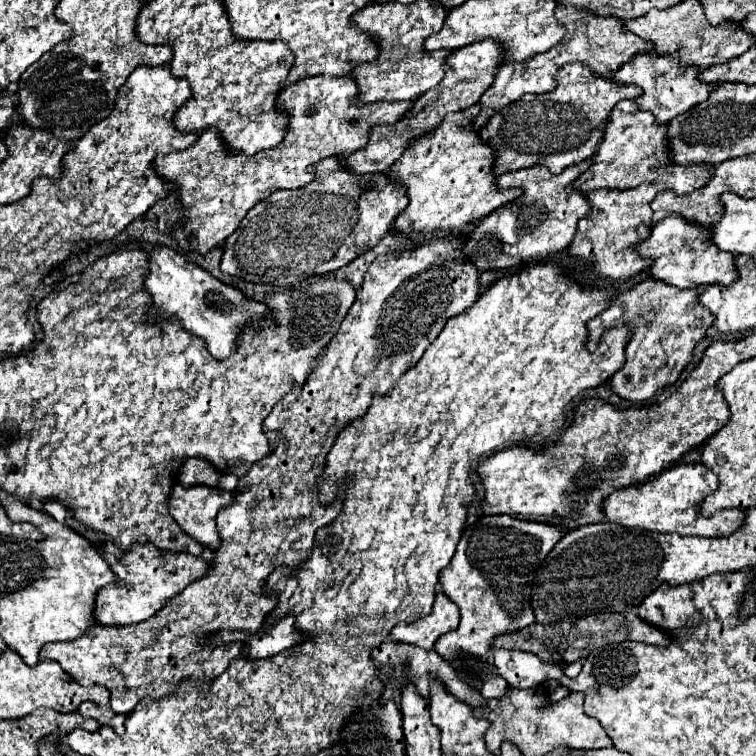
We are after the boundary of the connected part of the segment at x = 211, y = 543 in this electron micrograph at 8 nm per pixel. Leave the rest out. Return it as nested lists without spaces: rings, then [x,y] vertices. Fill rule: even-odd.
[[[174,483],[170,493],[168,509],[176,523],[204,547],[218,549],[220,537],[216,531],[216,513],[222,505],[232,501],[232,493],[214,487],[206,489],[206,485],[192,485],[182,487]]]

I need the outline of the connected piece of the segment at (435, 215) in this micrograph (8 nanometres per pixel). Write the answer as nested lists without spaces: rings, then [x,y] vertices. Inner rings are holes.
[[[472,105],[458,113],[448,113],[432,135],[416,139],[390,167],[392,179],[400,181],[408,189],[410,197],[410,205],[394,221],[394,229],[398,233],[432,235],[438,229],[460,231],[466,223],[482,219],[494,209],[522,195],[522,189],[504,189],[496,183],[494,163],[498,153],[482,141],[480,131],[466,129],[466,125],[470,125],[478,113],[478,105]]]

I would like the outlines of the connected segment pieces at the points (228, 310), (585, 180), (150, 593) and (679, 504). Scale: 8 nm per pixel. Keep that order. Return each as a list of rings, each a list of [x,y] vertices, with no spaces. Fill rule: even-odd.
[[[156,245],[150,253],[150,273],[144,281],[144,289],[152,295],[150,317],[178,317],[186,331],[206,341],[206,347],[212,357],[224,359],[234,349],[234,341],[240,333],[240,327],[250,321],[258,321],[266,313],[266,305],[250,301],[242,291],[224,285],[214,279],[202,267],[186,261],[174,249]]]
[[[622,101],[612,109],[610,121],[606,125],[606,135],[598,145],[594,165],[578,177],[576,183],[568,187],[568,191],[596,191],[596,189],[632,189],[642,183],[663,182],[668,189],[677,194],[692,193],[694,189],[706,187],[710,181],[712,165],[678,165],[670,161],[670,141],[668,141],[668,125],[658,125],[650,111],[644,111],[636,105],[636,101]]]
[[[132,545],[118,561],[112,563],[116,579],[112,585],[106,585],[98,591],[94,617],[102,625],[134,625],[146,621],[186,585],[198,577],[204,577],[208,569],[210,565],[202,557],[188,553],[164,553],[158,551],[156,545]]]
[[[678,463],[658,477],[648,479],[638,487],[626,487],[614,491],[604,499],[606,521],[618,523],[624,527],[640,527],[660,533],[678,533],[678,535],[696,535],[696,537],[722,537],[732,535],[744,525],[746,509],[720,509],[718,513],[704,517],[698,513],[698,505],[718,489],[718,477],[706,469],[702,463]]]

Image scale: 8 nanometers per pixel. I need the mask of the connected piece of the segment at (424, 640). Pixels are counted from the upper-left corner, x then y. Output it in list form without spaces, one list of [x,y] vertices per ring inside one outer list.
[[[438,593],[432,615],[426,615],[414,623],[398,623],[390,633],[390,641],[432,649],[440,635],[454,631],[458,627],[458,621],[460,621],[458,607],[450,603],[450,599],[444,593]]]

